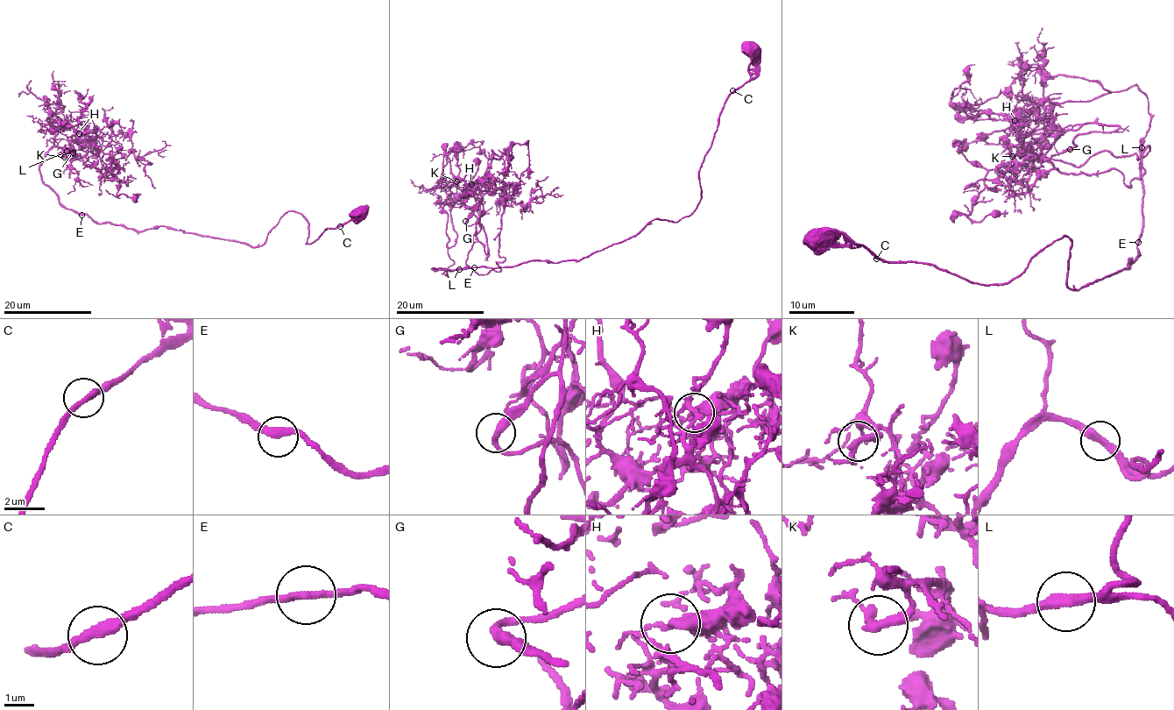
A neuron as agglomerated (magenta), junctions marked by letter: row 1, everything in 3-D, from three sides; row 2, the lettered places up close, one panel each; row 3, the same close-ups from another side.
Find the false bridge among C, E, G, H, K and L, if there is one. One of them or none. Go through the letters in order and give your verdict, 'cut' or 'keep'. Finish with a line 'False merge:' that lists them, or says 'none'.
C: keep
E: keep
G: keep
H: keep
K: keep
L: keep
False merge: none

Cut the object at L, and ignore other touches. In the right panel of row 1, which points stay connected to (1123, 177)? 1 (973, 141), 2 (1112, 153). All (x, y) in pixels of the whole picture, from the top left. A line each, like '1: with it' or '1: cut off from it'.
1: cut off from it
2: cut off from it

